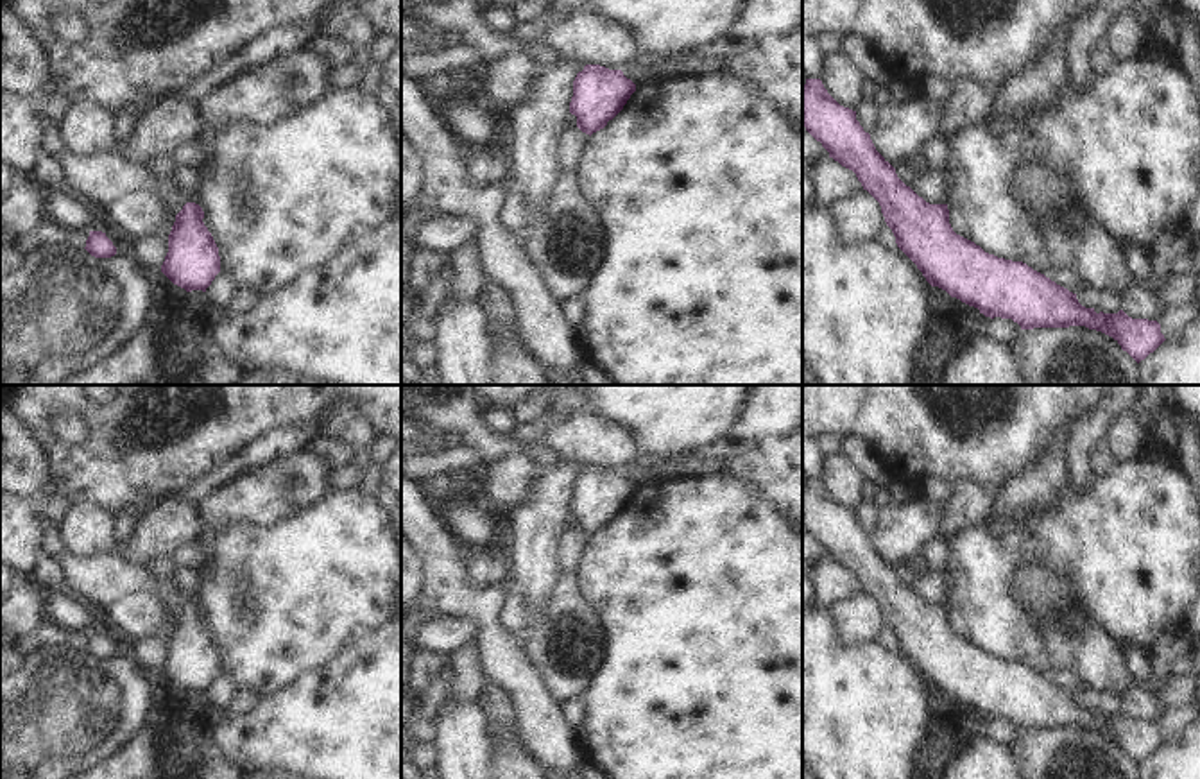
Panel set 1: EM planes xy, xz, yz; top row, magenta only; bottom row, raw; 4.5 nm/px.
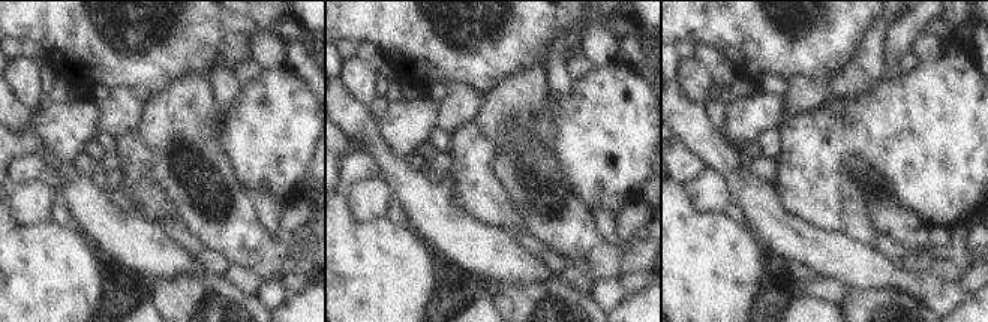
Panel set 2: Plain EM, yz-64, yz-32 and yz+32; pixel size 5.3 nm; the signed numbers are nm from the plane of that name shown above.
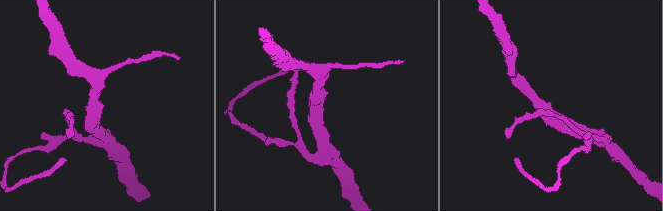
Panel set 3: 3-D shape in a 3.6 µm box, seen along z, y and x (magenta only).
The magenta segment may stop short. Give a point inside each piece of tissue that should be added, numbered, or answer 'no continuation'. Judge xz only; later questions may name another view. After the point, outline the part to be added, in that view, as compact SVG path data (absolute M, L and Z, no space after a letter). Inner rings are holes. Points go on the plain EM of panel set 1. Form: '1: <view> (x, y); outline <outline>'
no continuation

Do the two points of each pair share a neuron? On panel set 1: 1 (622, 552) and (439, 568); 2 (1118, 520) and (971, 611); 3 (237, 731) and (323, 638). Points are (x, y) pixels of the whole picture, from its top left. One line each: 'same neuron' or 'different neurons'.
1: different neurons
2: same neuron
3: different neurons

